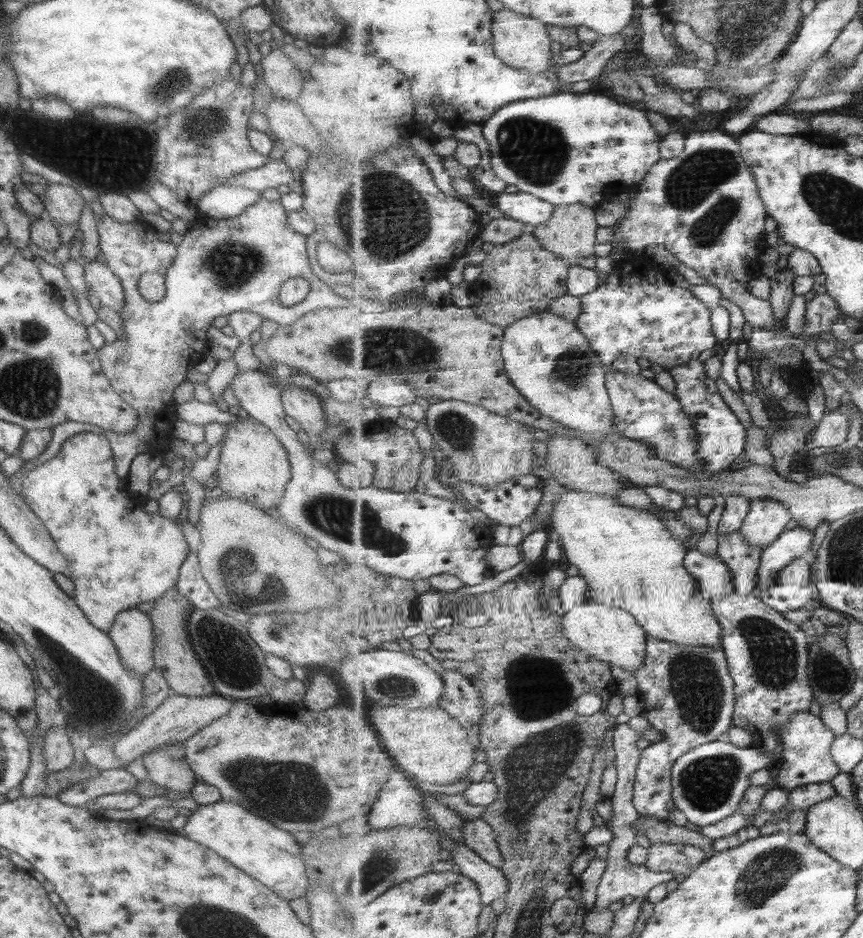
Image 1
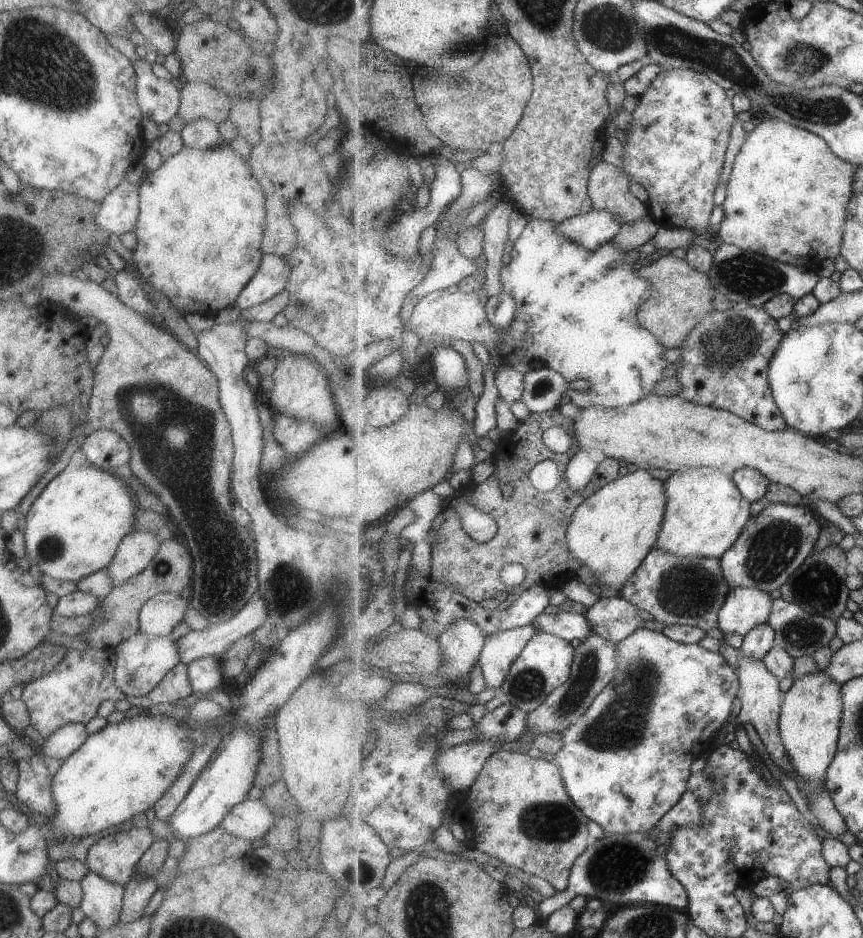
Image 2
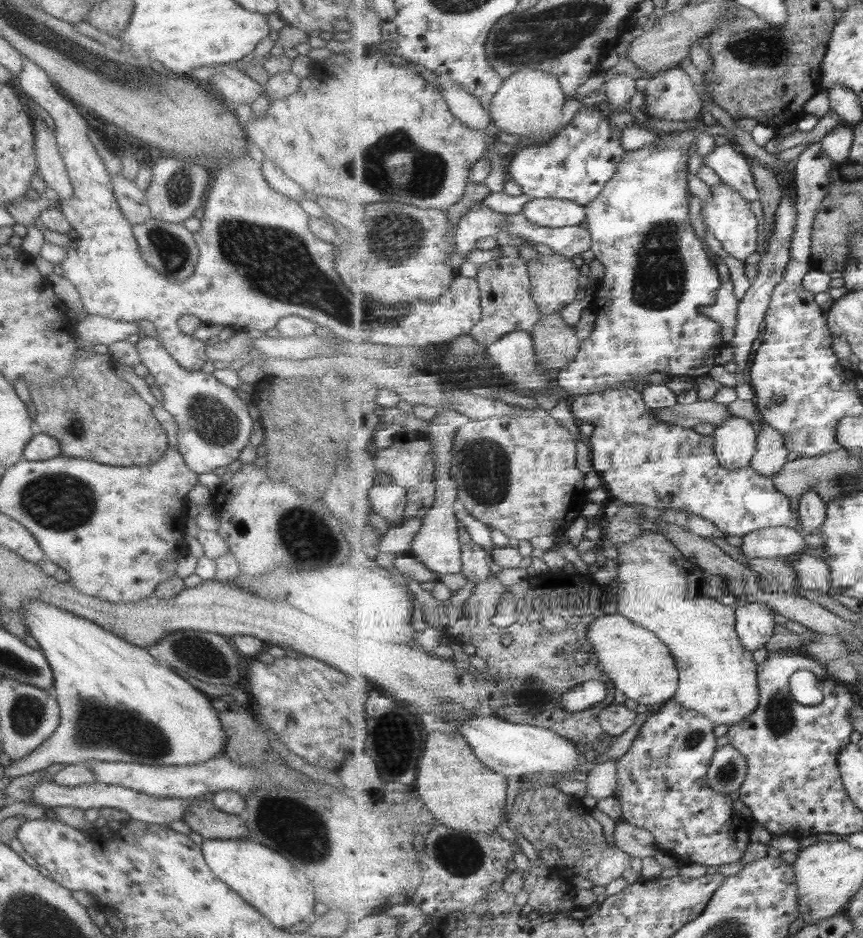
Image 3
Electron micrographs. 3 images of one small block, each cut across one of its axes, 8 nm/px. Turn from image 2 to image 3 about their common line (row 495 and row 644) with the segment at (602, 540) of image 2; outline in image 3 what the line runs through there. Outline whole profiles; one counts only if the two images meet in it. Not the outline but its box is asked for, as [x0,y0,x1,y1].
[589,614,680,705]

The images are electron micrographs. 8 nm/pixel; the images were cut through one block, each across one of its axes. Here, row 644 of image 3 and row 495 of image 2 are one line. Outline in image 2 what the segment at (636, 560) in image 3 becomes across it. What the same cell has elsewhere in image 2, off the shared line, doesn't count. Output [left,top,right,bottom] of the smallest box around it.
[656,466,753,558]

